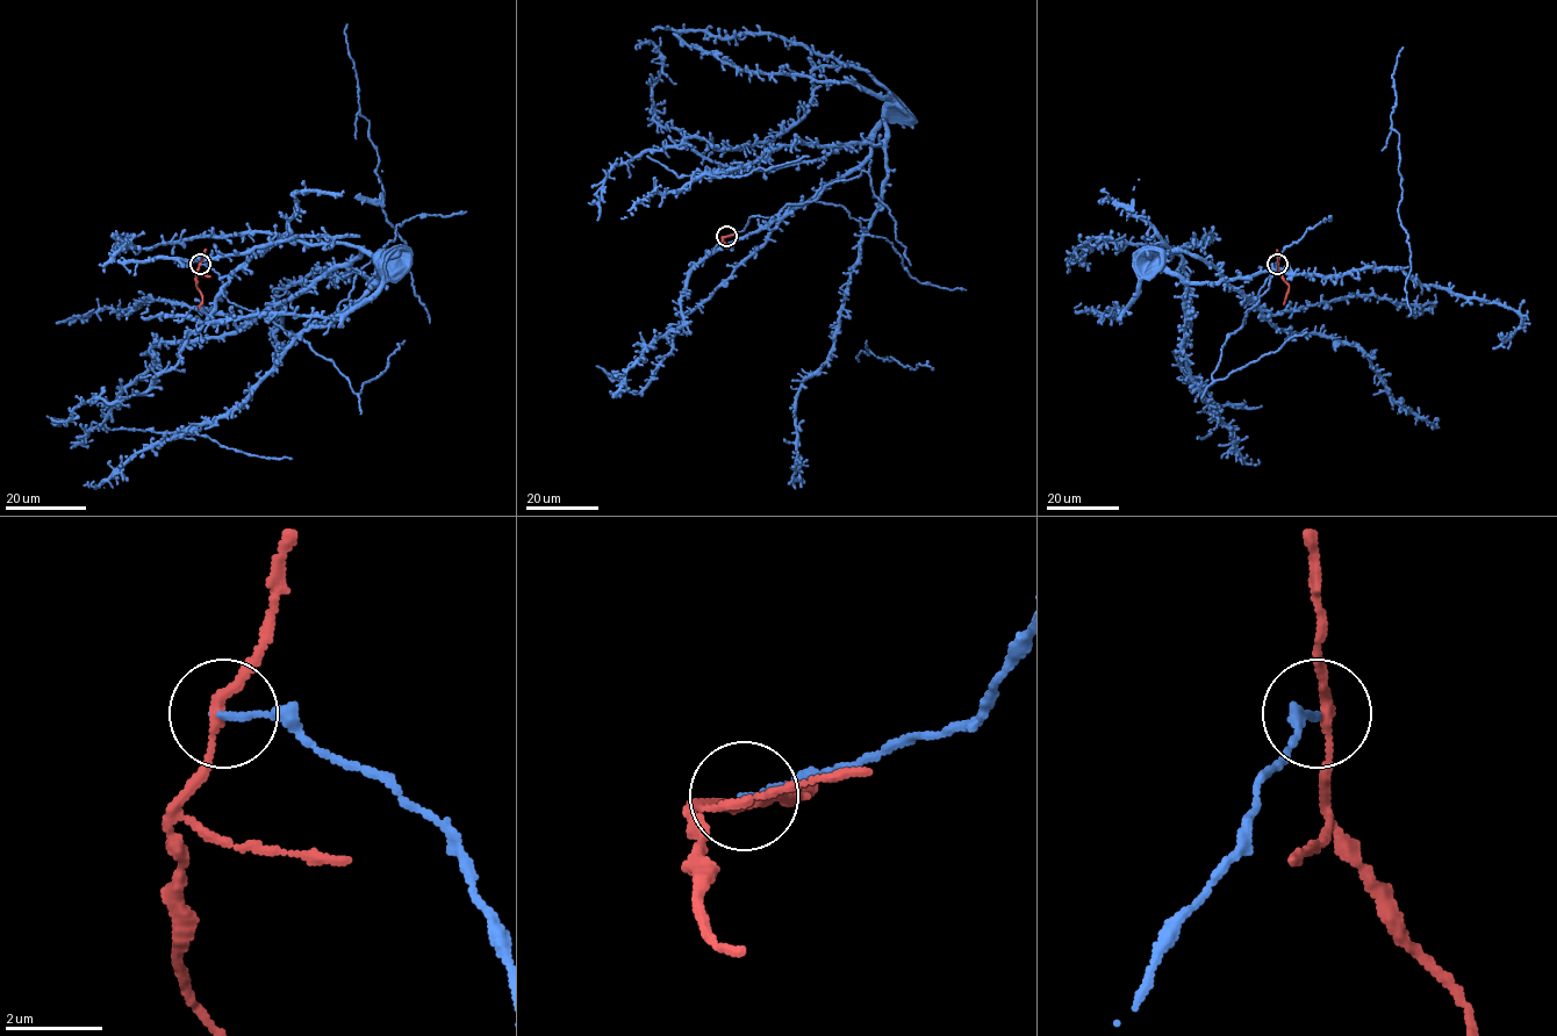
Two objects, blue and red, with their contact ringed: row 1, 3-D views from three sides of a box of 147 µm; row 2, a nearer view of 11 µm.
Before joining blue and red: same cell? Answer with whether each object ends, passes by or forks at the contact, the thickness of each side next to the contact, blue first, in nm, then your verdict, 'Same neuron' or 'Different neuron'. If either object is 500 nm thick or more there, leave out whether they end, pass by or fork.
At the ring blue ends. At the ring red passes by. Thickness 130 nm (blue) against 200 nm. Different neuron

